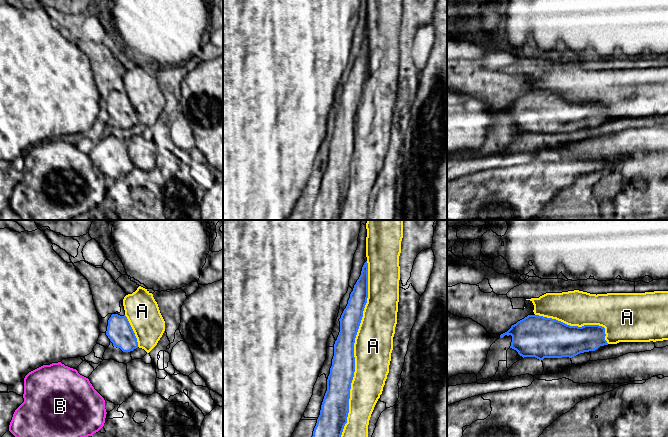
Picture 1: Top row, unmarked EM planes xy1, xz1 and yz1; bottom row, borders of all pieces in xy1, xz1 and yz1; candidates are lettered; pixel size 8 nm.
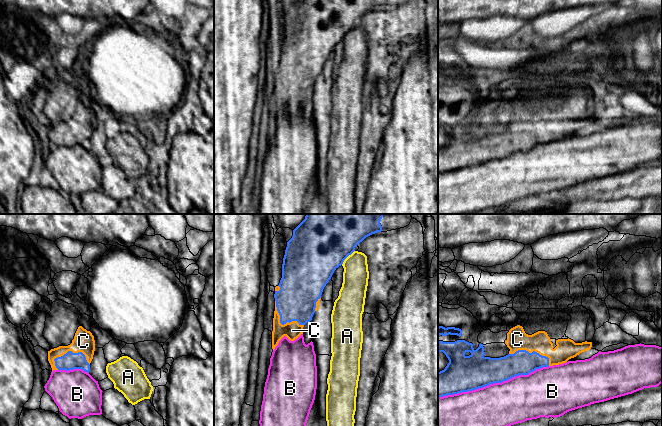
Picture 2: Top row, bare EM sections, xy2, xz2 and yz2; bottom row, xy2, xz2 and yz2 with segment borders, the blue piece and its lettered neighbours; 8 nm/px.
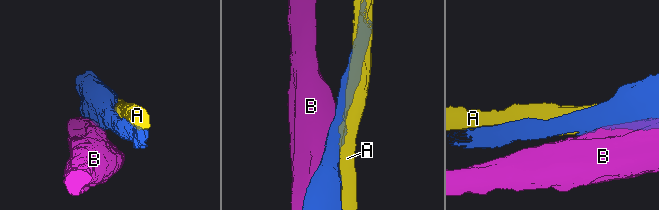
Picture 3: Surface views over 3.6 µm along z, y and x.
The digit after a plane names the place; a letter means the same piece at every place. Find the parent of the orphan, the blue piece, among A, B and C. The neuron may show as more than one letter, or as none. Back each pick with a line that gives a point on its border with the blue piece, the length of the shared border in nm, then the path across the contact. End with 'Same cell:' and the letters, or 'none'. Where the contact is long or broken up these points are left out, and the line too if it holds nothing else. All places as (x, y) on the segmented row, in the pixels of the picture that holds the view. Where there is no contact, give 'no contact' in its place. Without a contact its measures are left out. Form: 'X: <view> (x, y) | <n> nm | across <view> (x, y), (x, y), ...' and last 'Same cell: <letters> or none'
C: xy2 (72, 352) | 300 nm
Same cell: C

